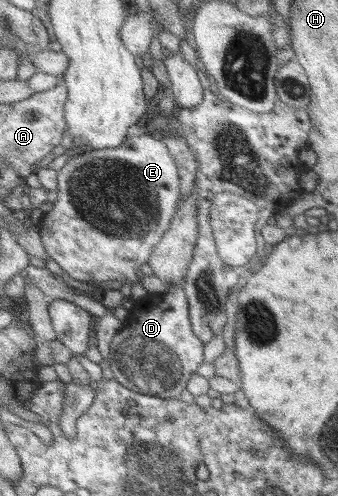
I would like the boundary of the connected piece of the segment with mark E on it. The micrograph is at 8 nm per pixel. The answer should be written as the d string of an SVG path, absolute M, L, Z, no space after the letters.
M152 135L130 136L126 138L117 148L106 148L105 150L94 150L93 152L76 152L73 158L69 158L63 168L57 170L57 192L58 198L53 203L53 208L48 213L43 213L42 219L37 223L41 241L44 244L47 257L52 258L57 265L63 270L65 275L79 280L80 282L110 282L110 280L119 280L132 278L137 274L143 264L147 264L154 246L162 238L162 235L169 228L170 221L174 217L176 207L181 198L180 180L176 164L170 157L167 145L162 139Z

